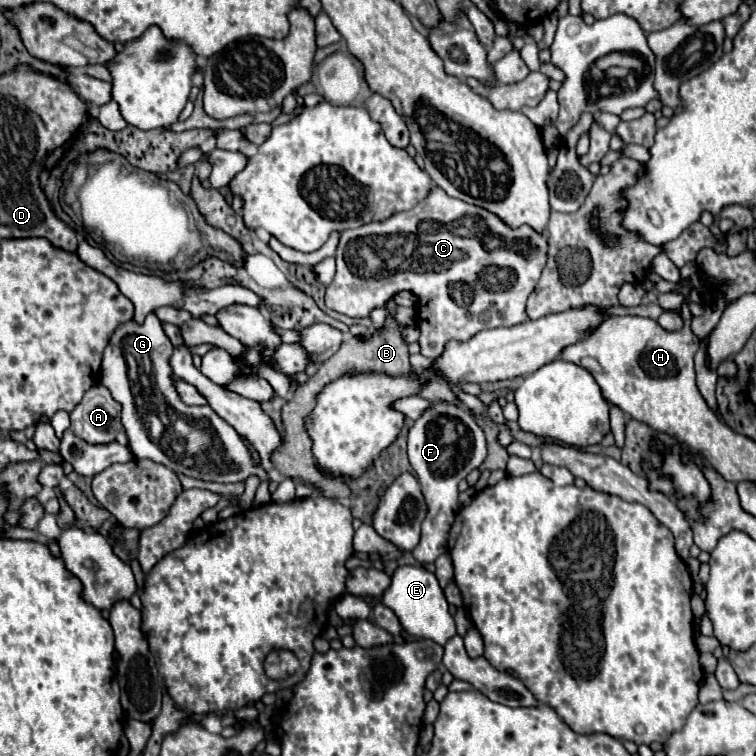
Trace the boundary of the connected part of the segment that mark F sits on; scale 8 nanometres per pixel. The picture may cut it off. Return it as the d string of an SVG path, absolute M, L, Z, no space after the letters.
M434 400L408 432L408 458L428 500L428 516L422 524L420 544L412 550L420 564L434 562L446 552L448 532L458 512L458 484L486 458L486 434L464 406Z

